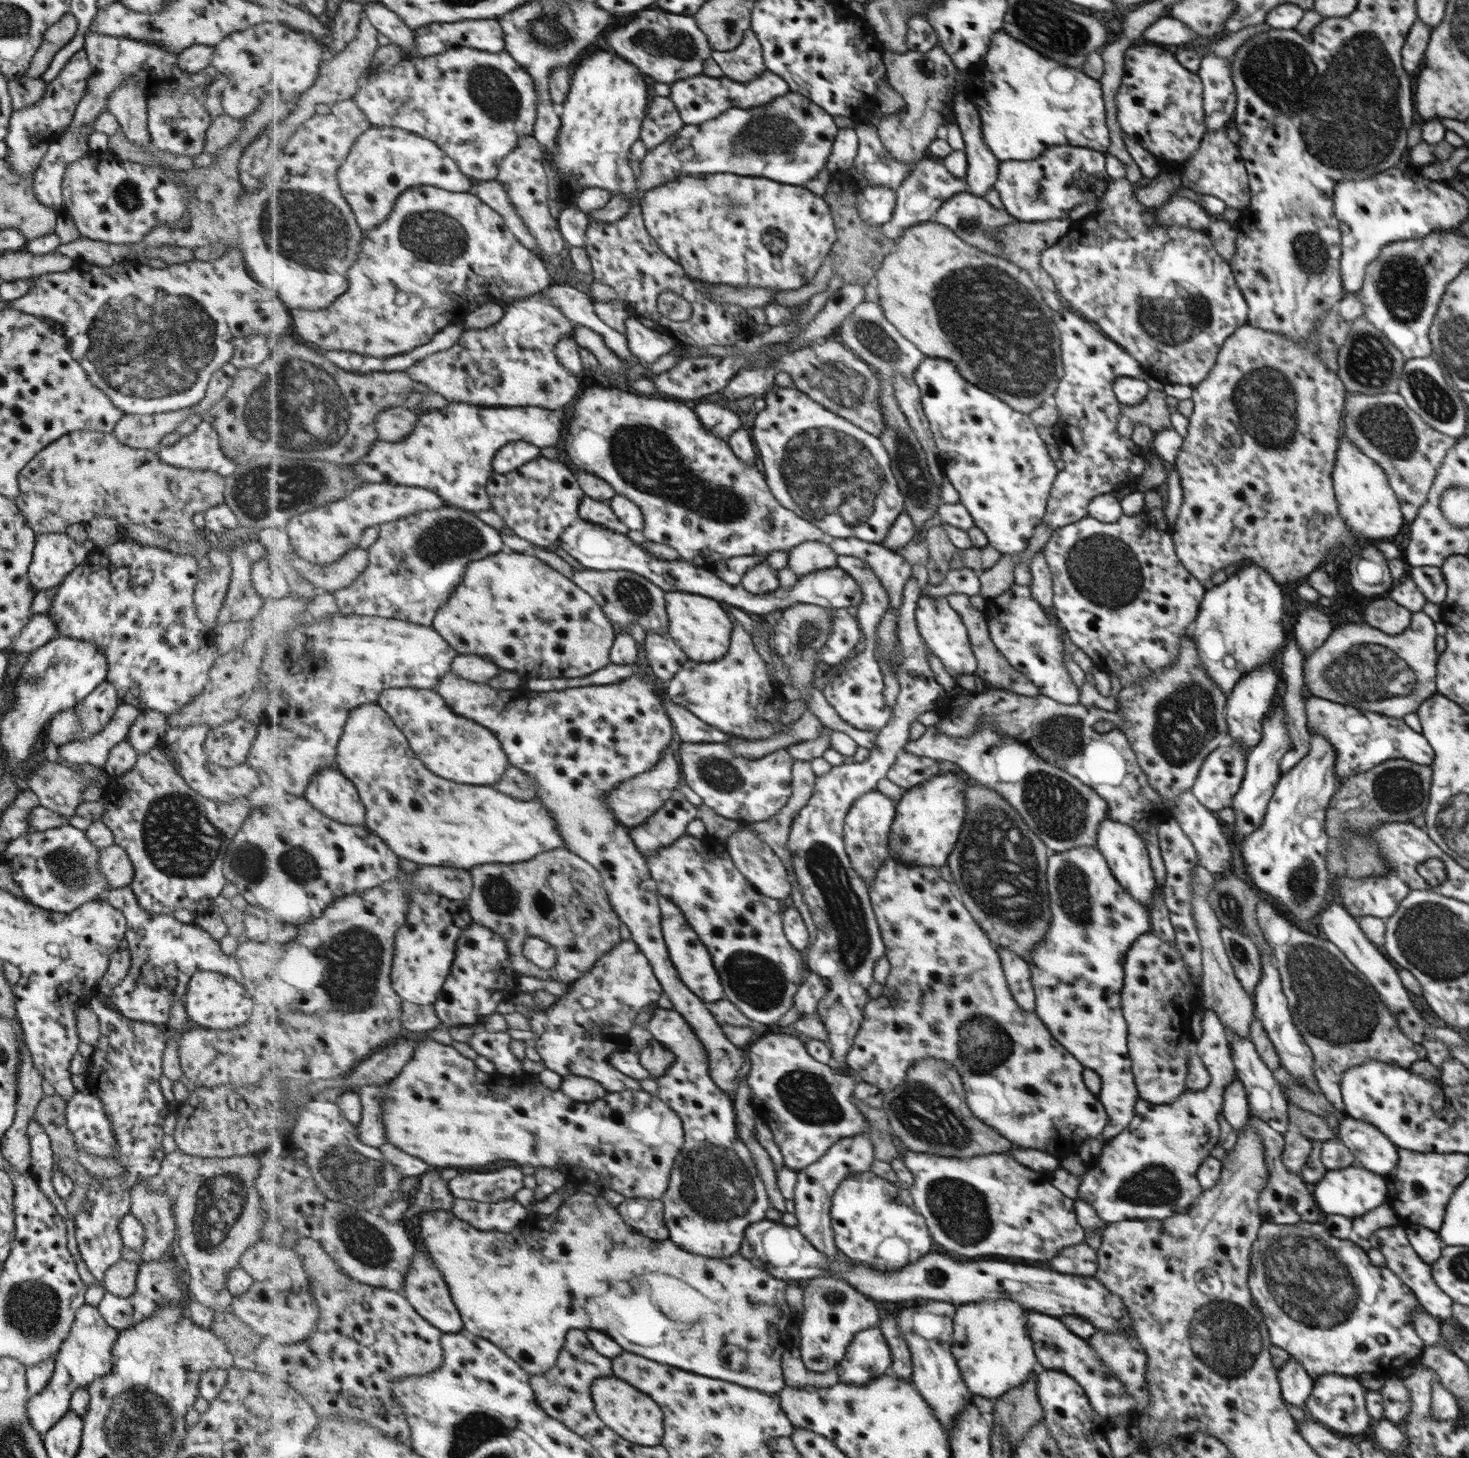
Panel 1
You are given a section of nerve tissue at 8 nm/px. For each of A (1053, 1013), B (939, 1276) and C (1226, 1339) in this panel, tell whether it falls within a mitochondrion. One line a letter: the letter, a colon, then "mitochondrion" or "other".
A: other
B: other
C: mitochondrion

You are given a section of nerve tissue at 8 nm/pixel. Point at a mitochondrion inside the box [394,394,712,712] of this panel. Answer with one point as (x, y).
(445, 539)

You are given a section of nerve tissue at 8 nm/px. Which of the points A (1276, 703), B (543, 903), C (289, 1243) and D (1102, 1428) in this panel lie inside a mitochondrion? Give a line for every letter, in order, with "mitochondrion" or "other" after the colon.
A: other
B: mitochondrion
C: other
D: other

